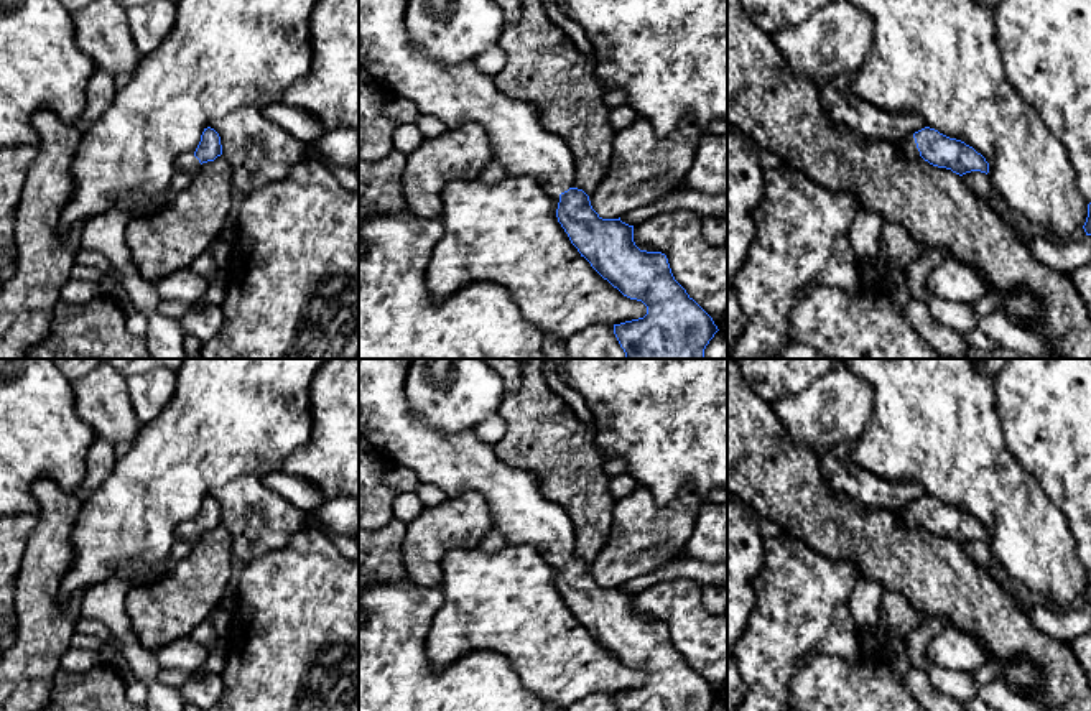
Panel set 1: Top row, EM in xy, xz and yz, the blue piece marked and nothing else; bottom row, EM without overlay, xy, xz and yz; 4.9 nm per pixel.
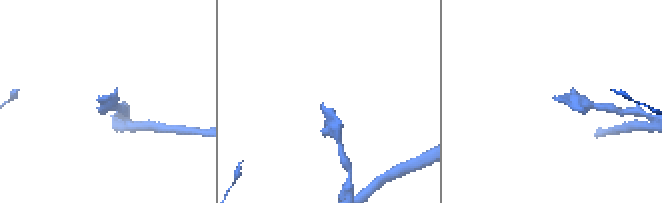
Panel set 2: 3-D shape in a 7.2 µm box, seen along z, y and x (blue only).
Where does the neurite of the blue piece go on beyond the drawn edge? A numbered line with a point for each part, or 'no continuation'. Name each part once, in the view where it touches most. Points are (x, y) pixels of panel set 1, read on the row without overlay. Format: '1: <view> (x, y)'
1: yz (907, 514)

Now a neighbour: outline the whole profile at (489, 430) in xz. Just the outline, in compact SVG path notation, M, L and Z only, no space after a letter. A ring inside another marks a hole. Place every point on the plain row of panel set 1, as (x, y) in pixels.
M495 411L489 418L477 423L474 426L474 433L481 441L494 446L505 433L505 428L507 425L504 418Z

